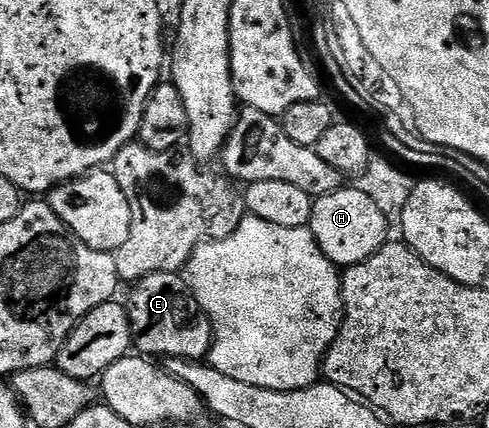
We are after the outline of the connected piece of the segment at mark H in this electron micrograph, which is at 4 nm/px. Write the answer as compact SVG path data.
M346 185L336 193L328 193L314 200L309 228L322 252L342 269L372 257L372 253L388 241L388 224L384 213L380 213L380 209L376 209L376 201L372 201L372 197L357 186Z

